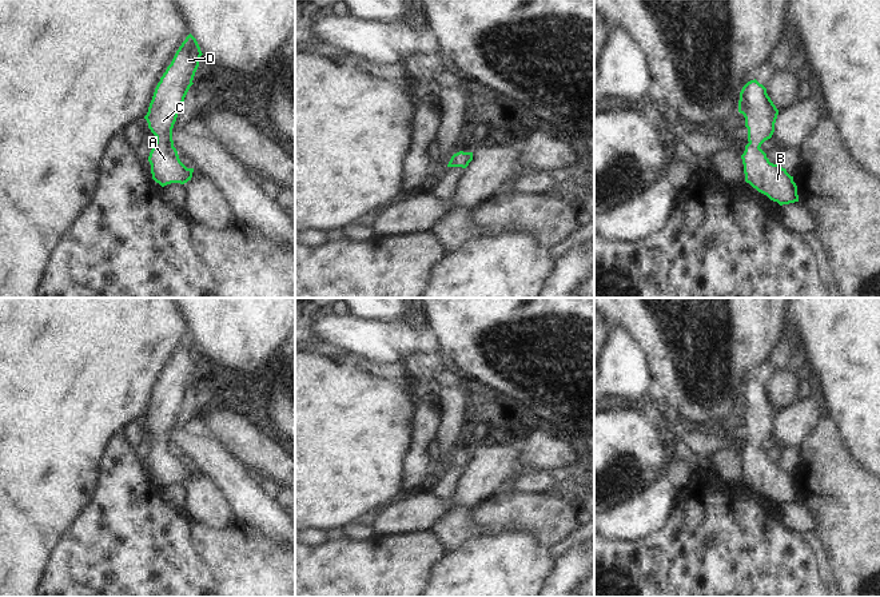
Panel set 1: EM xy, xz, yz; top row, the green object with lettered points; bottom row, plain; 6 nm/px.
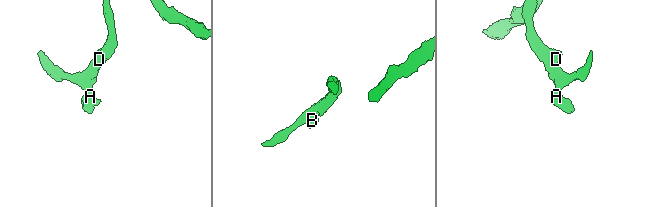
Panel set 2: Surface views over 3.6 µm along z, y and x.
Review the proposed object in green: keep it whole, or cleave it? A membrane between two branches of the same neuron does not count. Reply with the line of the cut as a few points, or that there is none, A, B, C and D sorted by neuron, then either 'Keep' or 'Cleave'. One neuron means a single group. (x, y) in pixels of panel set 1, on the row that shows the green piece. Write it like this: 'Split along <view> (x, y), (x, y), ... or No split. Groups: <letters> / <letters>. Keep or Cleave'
No split. Groups: A B C D. Keep.

